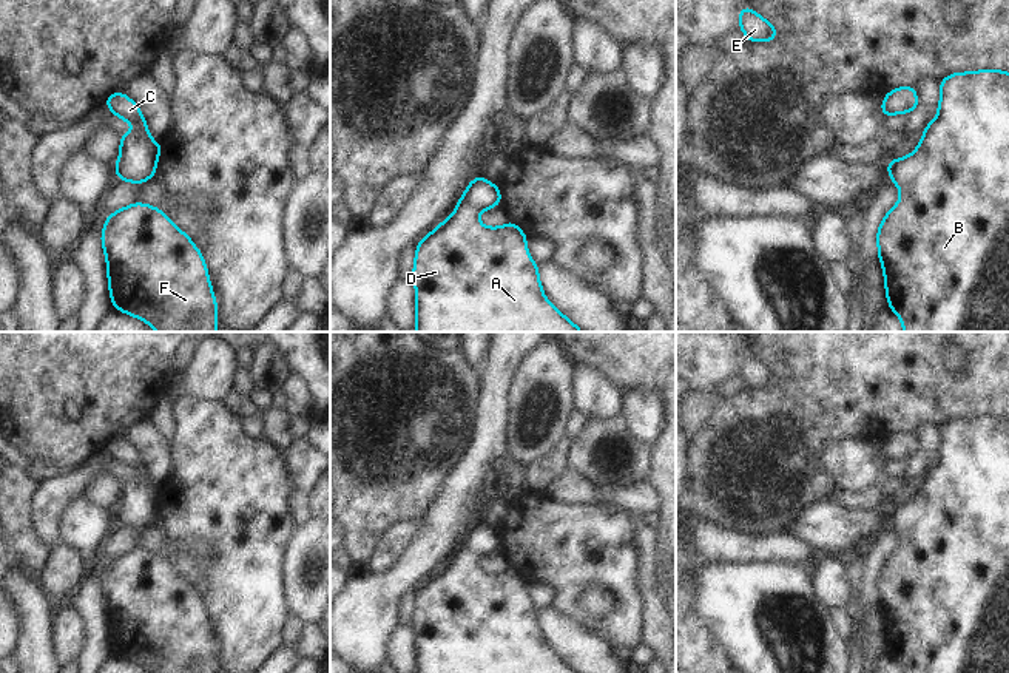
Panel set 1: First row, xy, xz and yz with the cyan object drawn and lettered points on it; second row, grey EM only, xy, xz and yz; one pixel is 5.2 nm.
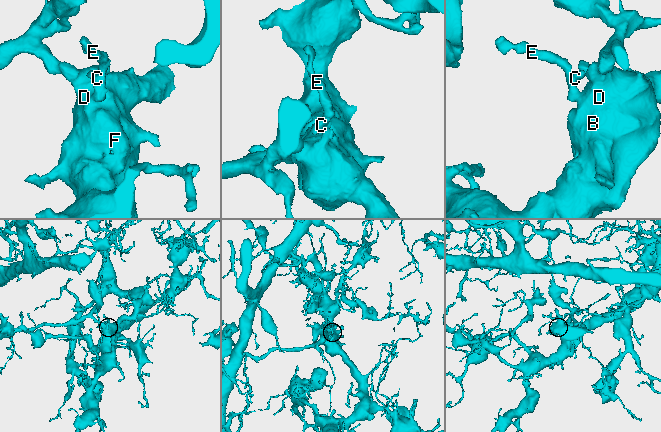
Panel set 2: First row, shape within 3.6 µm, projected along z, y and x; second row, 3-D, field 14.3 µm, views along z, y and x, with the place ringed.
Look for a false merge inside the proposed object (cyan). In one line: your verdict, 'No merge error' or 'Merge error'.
No merge error

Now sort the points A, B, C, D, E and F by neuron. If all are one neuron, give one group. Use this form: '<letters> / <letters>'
A B C D E F

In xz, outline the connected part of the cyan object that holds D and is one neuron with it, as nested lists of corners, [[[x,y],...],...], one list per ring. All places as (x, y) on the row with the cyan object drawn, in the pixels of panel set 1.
[[[481,174],[469,182],[455,211],[417,244],[413,276],[415,332],[583,332],[543,295],[538,265],[531,259],[528,236],[517,224],[483,227],[478,213],[500,205],[498,185]]]

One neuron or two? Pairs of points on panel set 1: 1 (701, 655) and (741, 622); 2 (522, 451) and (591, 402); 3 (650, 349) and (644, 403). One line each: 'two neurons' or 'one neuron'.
1: two neurons
2: two neurons
3: two neurons

